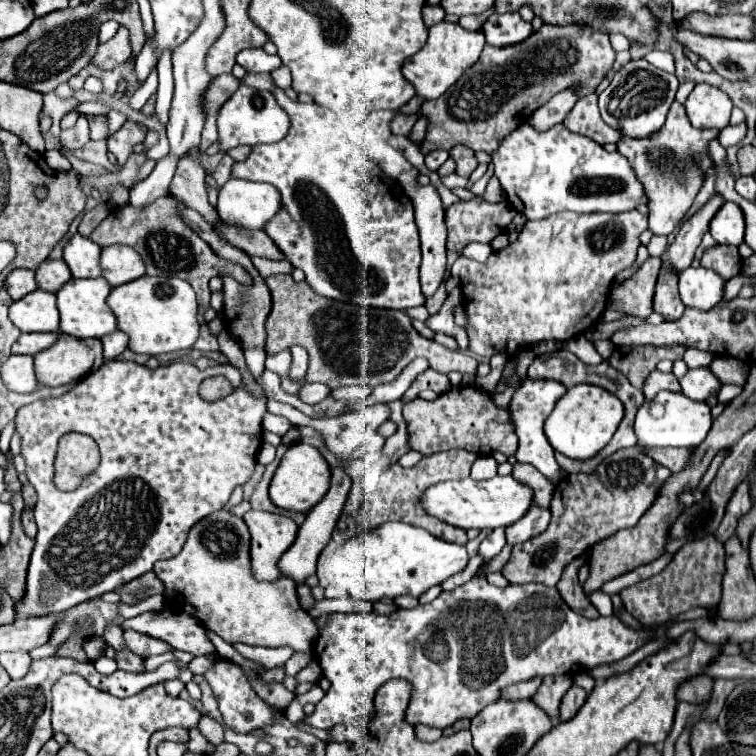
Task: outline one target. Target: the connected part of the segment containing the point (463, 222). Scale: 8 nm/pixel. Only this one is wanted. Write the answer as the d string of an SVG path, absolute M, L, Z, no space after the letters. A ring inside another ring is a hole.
M471 198L471 200L465 200L465 202L459 200L451 208L447 208L447 212L445 212L445 222L447 222L447 230L449 230L447 250L461 252L471 242L489 244L495 236L499 236L507 230L507 226L513 222L515 216L517 216L517 210L513 210L509 206L509 202L489 204L483 198Z

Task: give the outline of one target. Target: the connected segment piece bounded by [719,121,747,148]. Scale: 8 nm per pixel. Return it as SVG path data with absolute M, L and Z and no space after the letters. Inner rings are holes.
M745 121L739 125L728 126L723 129L721 132L721 138L719 138L719 142L727 148L727 146L733 146L733 144L737 144L737 142L741 141L747 132L747 126Z

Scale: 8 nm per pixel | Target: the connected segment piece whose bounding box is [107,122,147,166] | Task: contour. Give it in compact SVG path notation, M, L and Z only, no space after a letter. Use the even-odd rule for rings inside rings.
M125 122L123 128L117 134L113 134L111 138L107 138L109 152L115 154L119 166L125 166L125 160L133 152L133 146L139 144L139 142L143 142L145 140L145 134L147 134L145 128L135 126L133 122Z

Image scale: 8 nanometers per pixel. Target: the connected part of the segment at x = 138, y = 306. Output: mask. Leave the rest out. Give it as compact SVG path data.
M141 276L111 290L107 304L117 318L117 328L129 334L129 348L139 354L157 356L189 350L199 338L197 300L189 282L181 278Z

